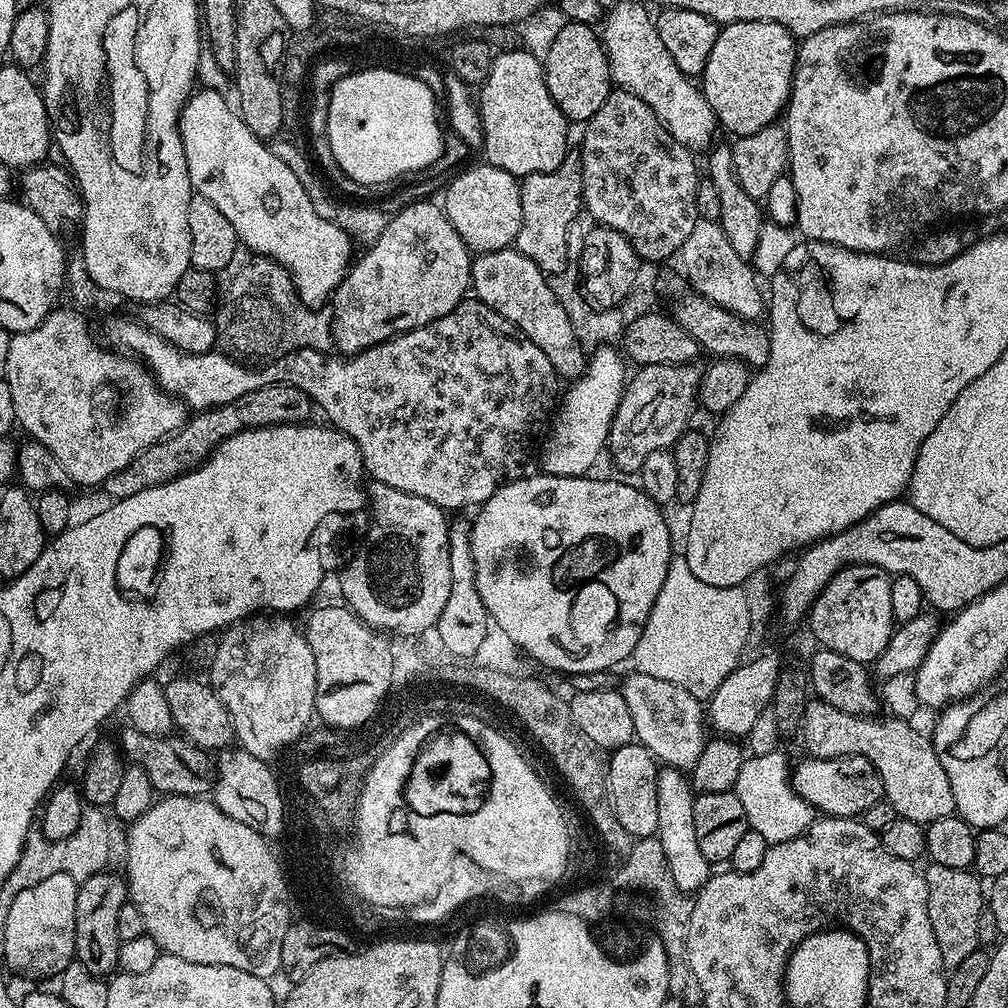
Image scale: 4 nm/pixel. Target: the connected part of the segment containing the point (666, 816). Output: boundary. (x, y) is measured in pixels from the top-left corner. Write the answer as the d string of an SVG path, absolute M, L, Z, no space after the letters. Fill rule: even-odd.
M661 767L658 771L658 830L655 837L662 844L666 854L670 874L677 889L684 894L695 894L707 882L710 865L702 858L702 849L698 847L698 838L694 838L694 802L697 793L691 779L681 769ZM689 892L689 893L686 893Z

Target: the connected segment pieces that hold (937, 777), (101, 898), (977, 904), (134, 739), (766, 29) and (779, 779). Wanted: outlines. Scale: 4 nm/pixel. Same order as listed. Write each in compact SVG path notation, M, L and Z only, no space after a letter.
M819 698L809 699L805 707L802 734L813 757L818 760L864 756L880 775L884 787L884 799L894 806L901 820L927 825L938 818L953 815L956 810L954 790L950 790L950 778L938 762L938 754L931 739L907 724L907 719L880 720L876 716L846 714L838 706L830 706Z
M101 870L93 874L90 878L79 881L76 890L76 901L74 902L74 946L76 947L75 959L90 974L95 976L111 977L118 968L118 954L122 941L118 938L118 913L122 906L129 903L128 882L123 875L115 876L109 870Z
M929 863L927 867L923 873L928 891L930 926L934 930L934 938L938 938L938 950L942 950L944 967L951 970L981 947L978 918L982 918L986 911L986 888L981 877L967 868L954 870L954 866L938 866L934 863Z
M125 727L118 748L133 765L142 767L150 778L153 789L160 794L173 796L199 796L211 793L214 788L214 768L208 765L207 751L201 750L188 740L173 734L167 738L143 736L134 727Z
M734 22L720 28L718 38L714 42L714 50L710 50L710 58L706 58L702 91L723 131L725 128L726 131L732 132L733 137L745 136L754 134L767 124L775 124L781 119L788 106L788 97L792 94L797 47L797 37L791 36L786 26L778 22Z
M776 752L765 756L749 755L745 759L742 771L738 773L735 794L746 810L749 829L768 840L769 845L786 842L795 836L801 836L814 819L814 809L792 786L787 771L776 772Z

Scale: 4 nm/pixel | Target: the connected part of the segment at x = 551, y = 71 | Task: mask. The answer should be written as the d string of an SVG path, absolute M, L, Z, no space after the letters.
M564 24L542 63L544 81L550 90L550 98L554 98L558 110L562 110L569 122L587 122L594 118L602 102L606 102L608 95L614 91L612 71L608 65L603 39L591 24Z

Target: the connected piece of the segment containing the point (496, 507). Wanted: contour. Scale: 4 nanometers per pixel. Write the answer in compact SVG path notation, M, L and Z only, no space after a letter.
M525 474L519 480L512 480L508 484L503 484L492 497L485 503L479 505L478 511L475 513L476 520L471 521L472 538L470 541L470 551L472 553L472 563L476 565L476 585L478 586L478 594L482 594L482 602L488 611L488 619L506 630L506 634L515 642L519 651L523 653L529 661L535 662L537 660L540 664L545 664L548 668L553 668L551 671L556 674L575 674L578 672L607 672L615 669L615 664L620 664L629 659L634 650L634 646L638 646L638 638L642 634L642 630L646 626L646 618L650 618L650 610L654 606L654 598L658 598L658 590L662 590L662 582L666 582L666 570L668 563L672 561L674 549L672 549L672 532L668 529L668 524L664 521L661 505L655 504L648 495L645 494L644 489L636 487L625 482L623 479L615 480L609 478L607 480L595 480L591 475L585 474L583 476L550 476L547 474L539 474L540 476L531 476Z

